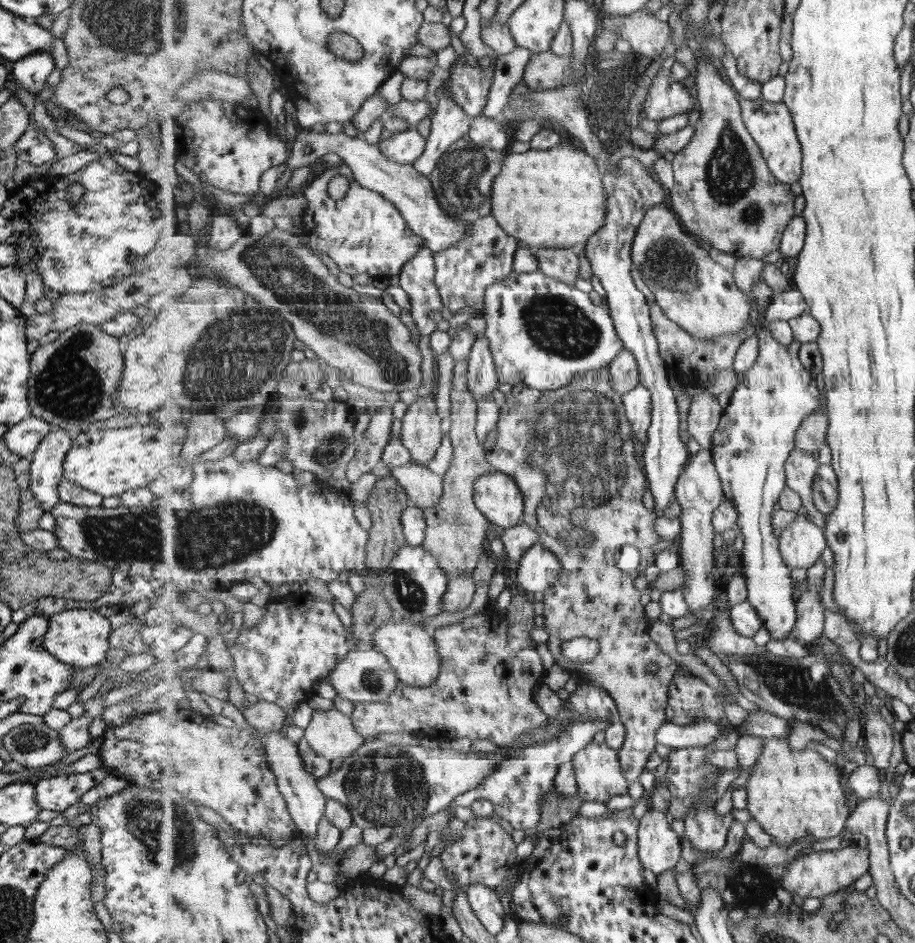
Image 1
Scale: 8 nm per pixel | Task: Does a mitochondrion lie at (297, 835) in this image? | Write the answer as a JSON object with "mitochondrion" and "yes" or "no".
{"mitochondrion":"no"}

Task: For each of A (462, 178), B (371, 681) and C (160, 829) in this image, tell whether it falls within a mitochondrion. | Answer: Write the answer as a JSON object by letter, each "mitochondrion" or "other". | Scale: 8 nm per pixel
{"A":"mitochondrion","B":"mitochondrion","C":"mitochondrion"}

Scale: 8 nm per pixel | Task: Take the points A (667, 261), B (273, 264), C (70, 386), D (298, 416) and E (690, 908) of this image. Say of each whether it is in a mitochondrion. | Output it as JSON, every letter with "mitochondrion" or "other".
{"A":"mitochondrion","B":"mitochondrion","C":"mitochondrion","D":"mitochondrion","E":"other"}

